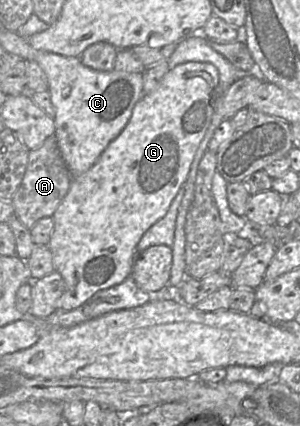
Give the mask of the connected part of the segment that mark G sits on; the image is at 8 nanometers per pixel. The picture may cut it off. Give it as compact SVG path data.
M187 62L172 67L164 75L157 88L149 94L144 94L142 98L136 103L132 111L131 118L126 127L119 134L119 136L107 146L96 163L87 171L72 179L68 193L52 216L54 221L54 228L51 233L50 241L47 245L52 253L54 271L57 271L65 282L65 290L61 297L58 299L58 310L69 311L78 308L97 291L119 284L130 276L132 266L135 261L135 251L137 244L141 240L144 233L153 224L155 224L158 220L166 215L172 201L188 178L195 153L211 123L212 115L216 111L218 83L218 69L211 63Z

